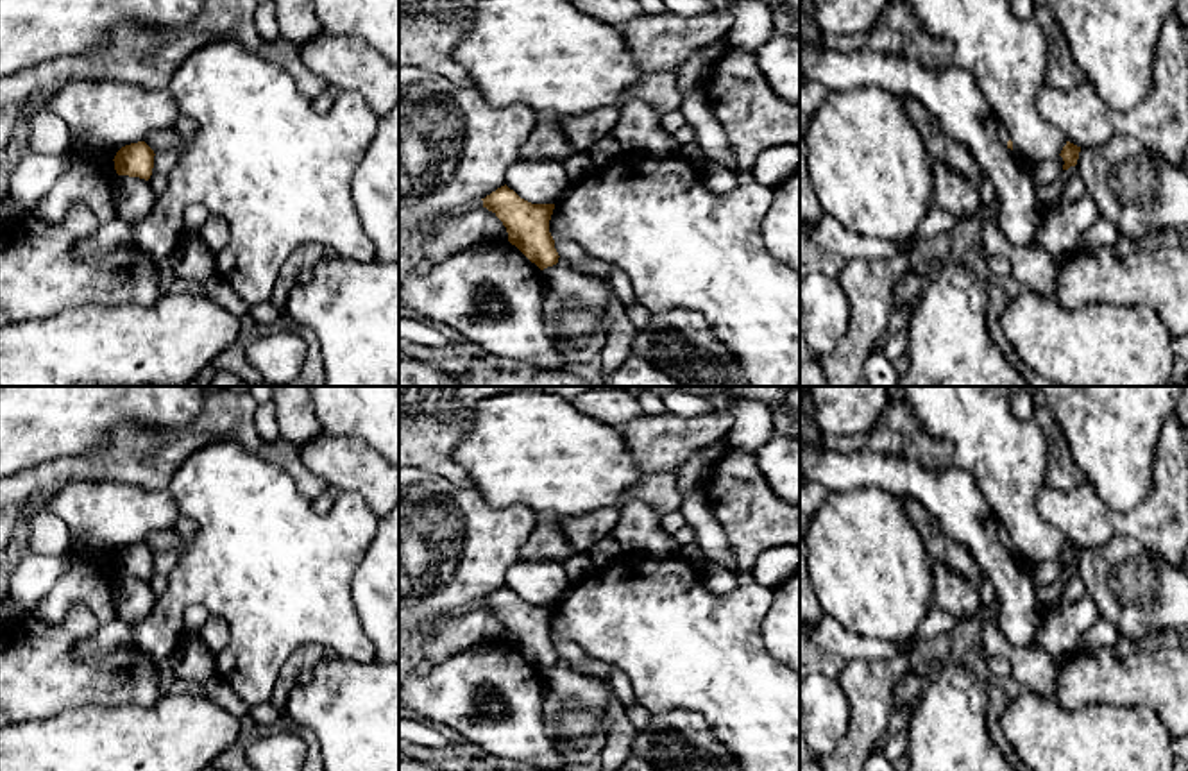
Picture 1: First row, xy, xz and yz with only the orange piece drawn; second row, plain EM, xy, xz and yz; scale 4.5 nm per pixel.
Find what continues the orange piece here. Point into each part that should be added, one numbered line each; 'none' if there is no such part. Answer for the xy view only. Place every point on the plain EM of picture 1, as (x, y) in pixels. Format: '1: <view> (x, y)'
none

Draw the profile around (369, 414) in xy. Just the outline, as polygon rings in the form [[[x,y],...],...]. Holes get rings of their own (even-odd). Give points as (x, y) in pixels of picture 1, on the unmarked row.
[[[310,386],[322,431],[376,449],[399,469],[399,386]]]

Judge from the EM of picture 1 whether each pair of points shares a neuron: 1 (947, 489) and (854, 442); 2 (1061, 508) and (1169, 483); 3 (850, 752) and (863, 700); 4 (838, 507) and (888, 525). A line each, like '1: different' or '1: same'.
1: different
2: same
3: same
4: same

